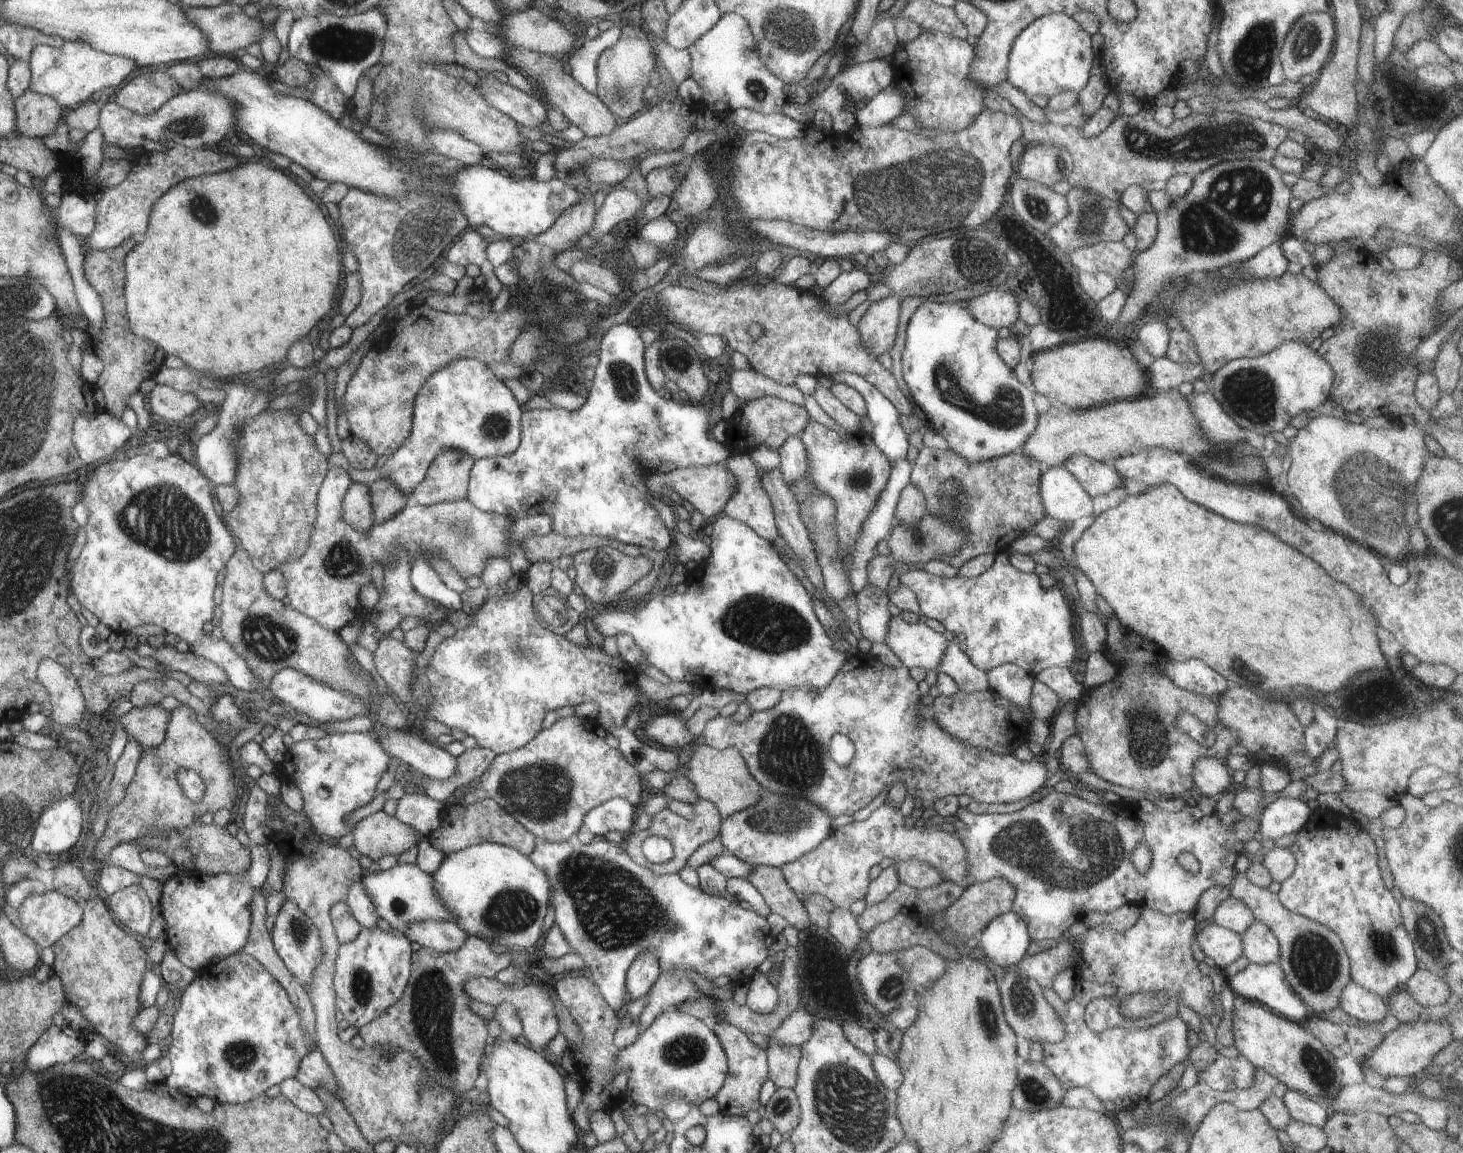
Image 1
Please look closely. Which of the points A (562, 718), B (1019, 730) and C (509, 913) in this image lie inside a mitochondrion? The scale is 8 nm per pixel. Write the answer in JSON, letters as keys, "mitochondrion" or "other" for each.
{"A":"other","B":"other","C":"mitochondrion"}

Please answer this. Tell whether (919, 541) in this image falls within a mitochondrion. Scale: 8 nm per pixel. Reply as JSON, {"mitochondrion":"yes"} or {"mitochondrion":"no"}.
{"mitochondrion":"yes"}

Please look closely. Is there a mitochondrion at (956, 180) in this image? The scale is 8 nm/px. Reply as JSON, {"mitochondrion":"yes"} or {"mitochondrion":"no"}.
{"mitochondrion":"yes"}

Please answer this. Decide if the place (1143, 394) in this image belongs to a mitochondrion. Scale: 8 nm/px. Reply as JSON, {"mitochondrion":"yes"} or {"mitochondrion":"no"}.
{"mitochondrion":"no"}

